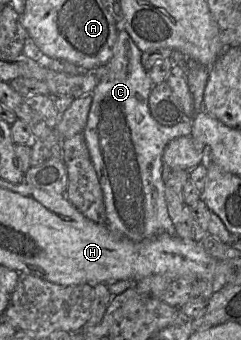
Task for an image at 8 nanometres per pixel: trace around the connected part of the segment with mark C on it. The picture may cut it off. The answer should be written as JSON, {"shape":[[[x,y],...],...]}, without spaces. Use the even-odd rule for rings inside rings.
{"shape":[[[124,29],[119,30],[113,56],[103,67],[92,71],[100,80],[91,93],[92,102],[83,130],[89,156],[103,193],[106,225],[113,232],[134,242],[162,233],[176,235],[164,195],[165,182],[161,176],[162,156],[164,148],[172,139],[189,136],[192,130],[192,117],[187,117],[173,126],[163,126],[152,117],[148,107],[148,97],[154,83],[141,64],[141,55],[142,51],[138,49],[129,34]]]}

